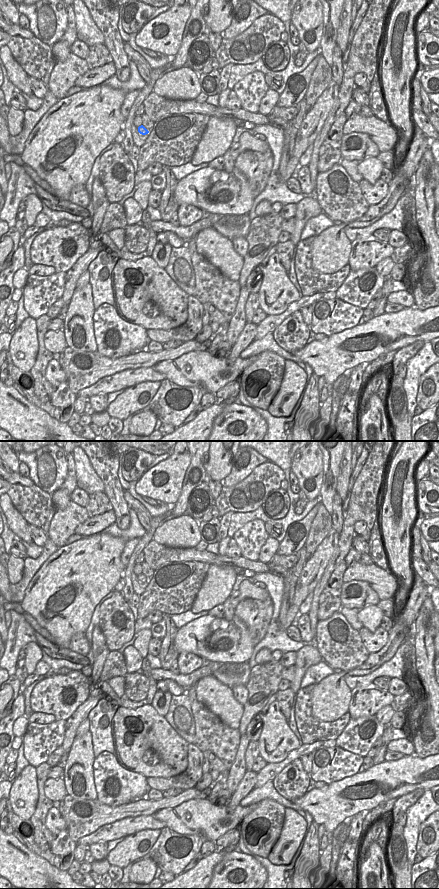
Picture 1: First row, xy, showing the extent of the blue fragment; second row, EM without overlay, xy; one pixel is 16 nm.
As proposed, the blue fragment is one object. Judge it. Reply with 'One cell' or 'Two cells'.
One cell

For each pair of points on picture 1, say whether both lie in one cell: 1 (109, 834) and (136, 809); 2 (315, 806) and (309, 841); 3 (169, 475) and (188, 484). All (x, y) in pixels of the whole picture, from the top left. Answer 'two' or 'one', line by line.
1: two
2: two
3: two

